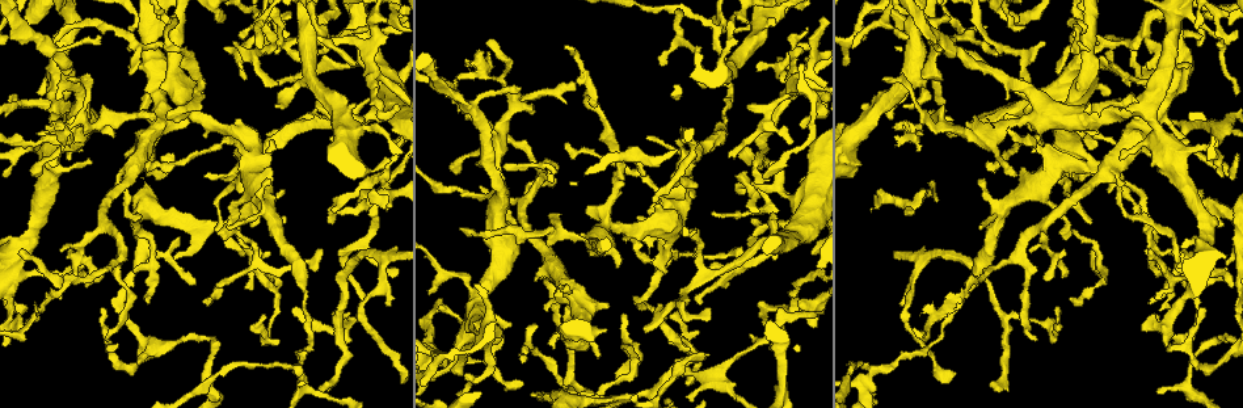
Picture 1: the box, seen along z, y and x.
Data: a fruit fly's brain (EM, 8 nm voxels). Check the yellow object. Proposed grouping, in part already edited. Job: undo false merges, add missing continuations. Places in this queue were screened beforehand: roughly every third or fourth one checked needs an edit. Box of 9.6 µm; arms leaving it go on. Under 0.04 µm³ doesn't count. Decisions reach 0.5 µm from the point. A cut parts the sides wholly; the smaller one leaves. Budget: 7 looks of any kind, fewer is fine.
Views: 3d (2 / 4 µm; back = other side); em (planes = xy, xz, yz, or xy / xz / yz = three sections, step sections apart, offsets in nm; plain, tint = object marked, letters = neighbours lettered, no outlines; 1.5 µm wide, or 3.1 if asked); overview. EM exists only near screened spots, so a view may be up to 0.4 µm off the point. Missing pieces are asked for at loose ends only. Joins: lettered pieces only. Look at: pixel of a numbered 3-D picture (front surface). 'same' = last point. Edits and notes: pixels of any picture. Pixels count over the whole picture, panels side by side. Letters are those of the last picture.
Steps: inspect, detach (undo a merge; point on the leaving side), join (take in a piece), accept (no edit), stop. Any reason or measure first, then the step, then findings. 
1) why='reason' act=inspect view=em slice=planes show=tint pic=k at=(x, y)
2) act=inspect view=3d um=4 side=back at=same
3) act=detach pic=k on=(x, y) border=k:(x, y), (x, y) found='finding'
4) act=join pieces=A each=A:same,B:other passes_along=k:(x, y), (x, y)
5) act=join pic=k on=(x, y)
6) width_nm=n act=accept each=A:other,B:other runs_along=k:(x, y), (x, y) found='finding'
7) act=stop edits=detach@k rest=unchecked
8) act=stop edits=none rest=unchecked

why='abrupt turn' act=inspect view=em slice=planes show=letters pic=1 at=(717, 25)

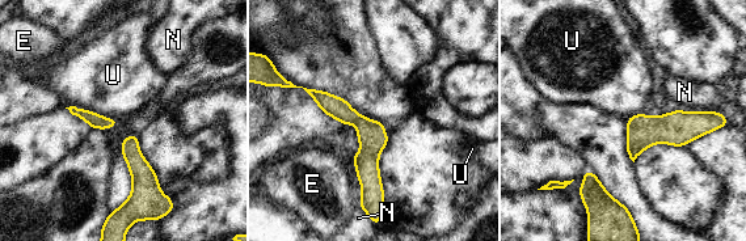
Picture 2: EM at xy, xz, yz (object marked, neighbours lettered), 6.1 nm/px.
act=accept each=E:other,N:other,U:other found='one cell here'

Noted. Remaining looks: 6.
why='free end' act=inspect view=em slice=xz step=4 show=tint pic=1 at=(1168, 350)

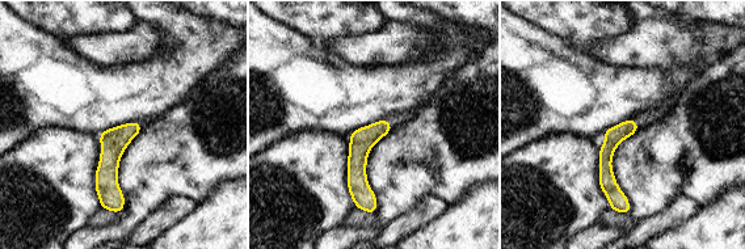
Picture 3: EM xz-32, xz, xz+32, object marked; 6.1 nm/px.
act=inspect view=em slice=planes show=letters at=same

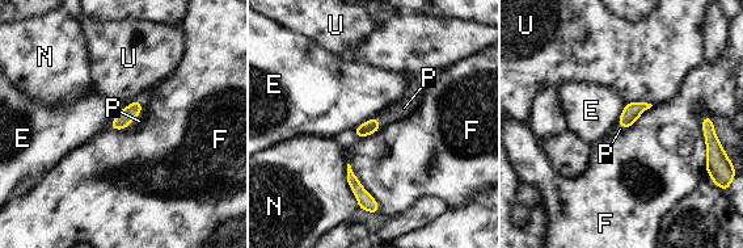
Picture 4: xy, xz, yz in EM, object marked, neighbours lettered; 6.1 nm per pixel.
act=join pieces=P each=E:other,F:other,N:other,P:same,U:other passes_along=4:(126, 116), (136, 116), (139, 121) found='it goes on there'

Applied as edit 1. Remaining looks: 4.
why='thick turns thin' act=inspect view=3d um=4 pic=1 at=(18, 269)

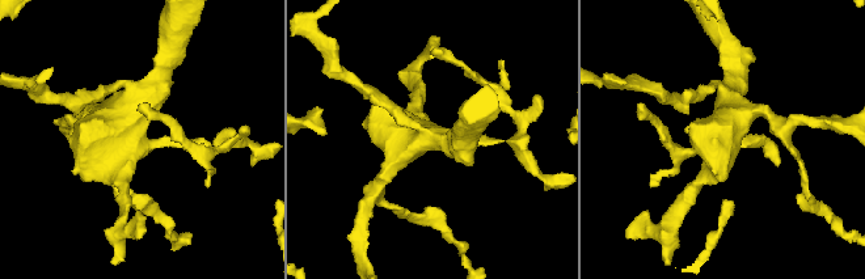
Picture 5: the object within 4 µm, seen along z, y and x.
arms=4 act=inspect view=em slice=planes show=letters pic=5 at=(133, 140)

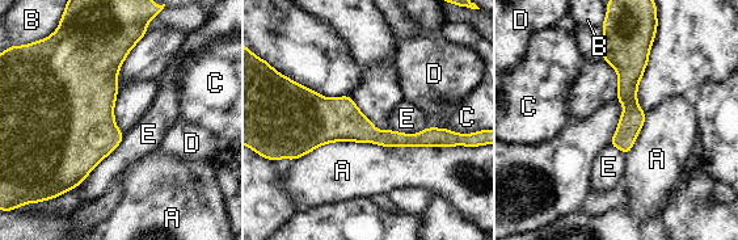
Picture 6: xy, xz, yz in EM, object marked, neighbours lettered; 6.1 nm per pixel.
width_nm=300 act=accept each=A:other,B:other,C:other,D:other,E:other runs_along=6:(611, 46), (628, 63), (625, 150) found='one cell here'

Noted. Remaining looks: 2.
act=stop edits=join@4 rest=unchecked

